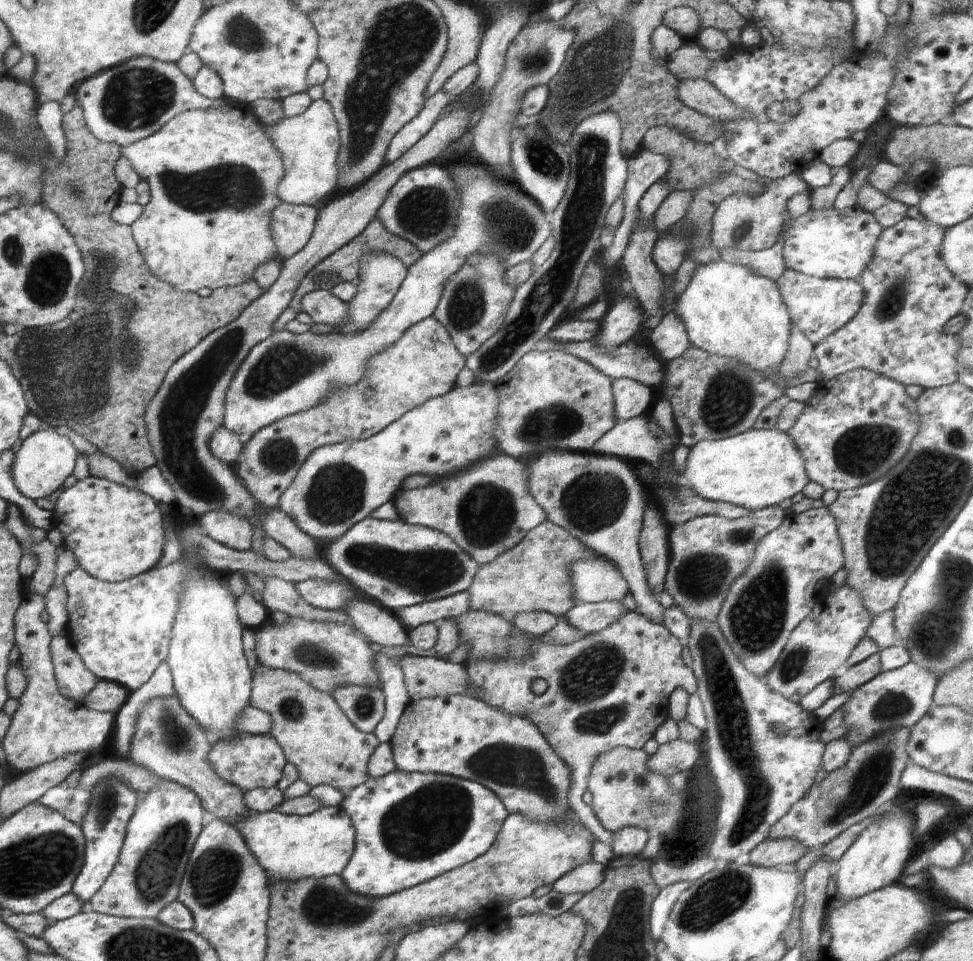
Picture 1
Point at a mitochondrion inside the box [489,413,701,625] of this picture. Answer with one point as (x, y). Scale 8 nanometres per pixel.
(591, 502)

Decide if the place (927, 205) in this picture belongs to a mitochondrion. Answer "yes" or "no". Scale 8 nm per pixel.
no

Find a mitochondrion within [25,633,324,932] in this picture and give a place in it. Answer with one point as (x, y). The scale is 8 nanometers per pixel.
(155, 869)

